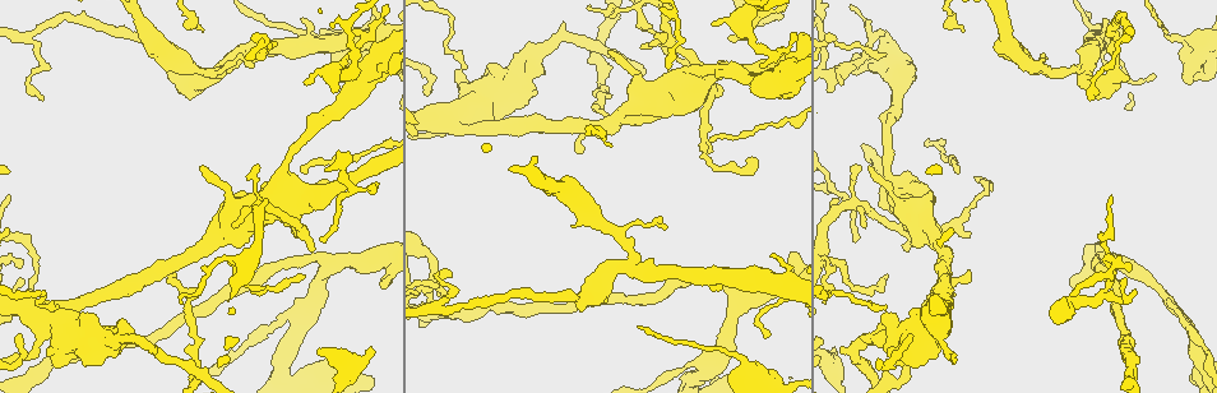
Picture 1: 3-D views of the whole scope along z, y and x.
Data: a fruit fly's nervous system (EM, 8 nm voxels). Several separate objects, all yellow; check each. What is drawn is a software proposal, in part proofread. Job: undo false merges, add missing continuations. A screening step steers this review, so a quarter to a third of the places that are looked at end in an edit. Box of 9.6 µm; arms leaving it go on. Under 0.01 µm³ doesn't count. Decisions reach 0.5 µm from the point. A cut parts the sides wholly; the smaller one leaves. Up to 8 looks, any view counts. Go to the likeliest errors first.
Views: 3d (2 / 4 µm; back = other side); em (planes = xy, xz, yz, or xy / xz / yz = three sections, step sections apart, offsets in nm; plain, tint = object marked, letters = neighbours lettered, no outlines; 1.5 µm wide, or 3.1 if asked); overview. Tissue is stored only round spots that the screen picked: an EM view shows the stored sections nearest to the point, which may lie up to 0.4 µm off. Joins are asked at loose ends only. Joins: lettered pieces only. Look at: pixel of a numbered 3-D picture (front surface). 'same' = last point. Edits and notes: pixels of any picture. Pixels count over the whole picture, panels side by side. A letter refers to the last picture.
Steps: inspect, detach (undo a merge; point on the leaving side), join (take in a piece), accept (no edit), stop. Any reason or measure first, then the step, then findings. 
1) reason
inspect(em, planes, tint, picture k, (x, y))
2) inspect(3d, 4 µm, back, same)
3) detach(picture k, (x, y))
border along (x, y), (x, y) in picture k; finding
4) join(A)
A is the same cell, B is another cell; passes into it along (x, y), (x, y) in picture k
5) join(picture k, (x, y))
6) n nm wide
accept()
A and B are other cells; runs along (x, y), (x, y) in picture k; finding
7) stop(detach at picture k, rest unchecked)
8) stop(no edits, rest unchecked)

branch point
inspect(3d, 4 µm, picture 1, (634, 269))

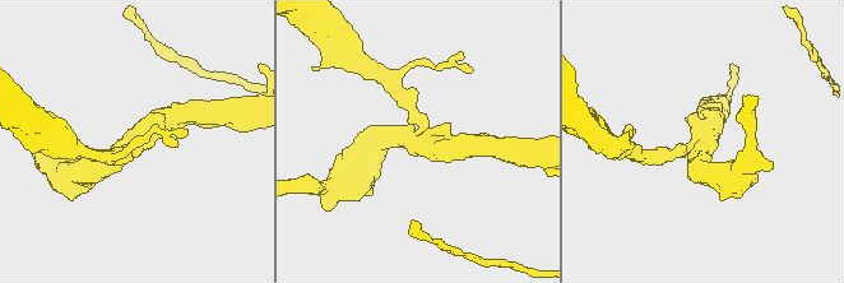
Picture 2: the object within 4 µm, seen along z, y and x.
inspect(em, planes, tint, picture 2, (128, 139))

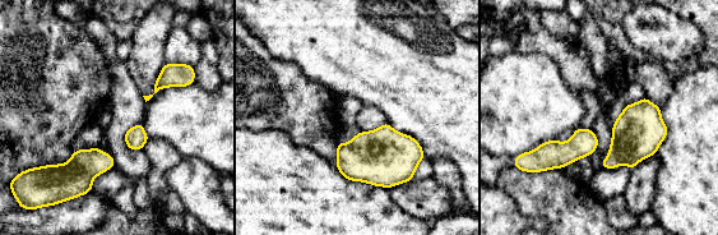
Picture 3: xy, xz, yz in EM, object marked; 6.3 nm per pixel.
inspect(em, planes, letters, same)

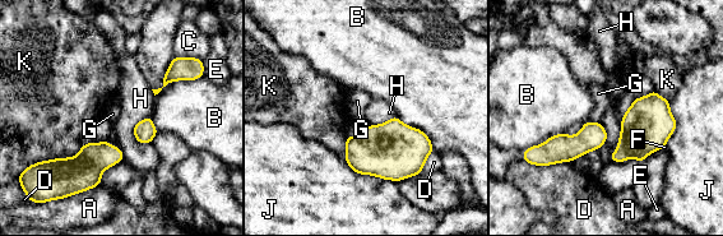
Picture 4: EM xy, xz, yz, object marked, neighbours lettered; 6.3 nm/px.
J touches over 360 nm
accept()
A, B, C, D, E, F, G, H, J and K are other cells; border along (175, 55), (163, 84), (152, 89) in picture 4; continuous, no second cell

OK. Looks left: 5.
sharp bend
inspect(em, planes, letters, picture 1, (358, 190))

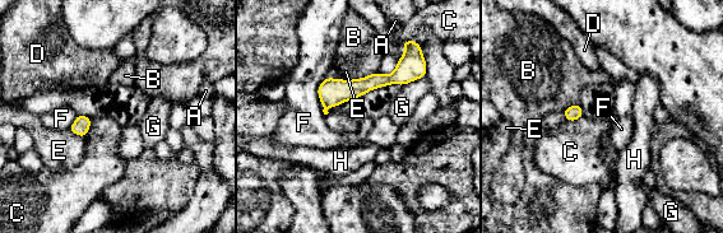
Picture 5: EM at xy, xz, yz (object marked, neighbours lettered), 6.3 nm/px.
accept()
A, B, C, D, E, F, G and H are other cells; continuous, no second cell

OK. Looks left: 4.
branch stops here
inspect(em, planes, tint, picture 1, (969, 233))

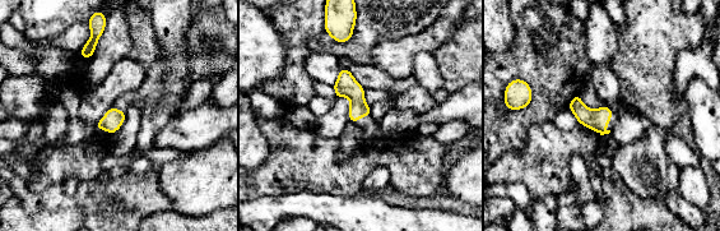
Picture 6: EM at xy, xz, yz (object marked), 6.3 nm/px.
what lies round it
inspect(em, planes, letters, same)

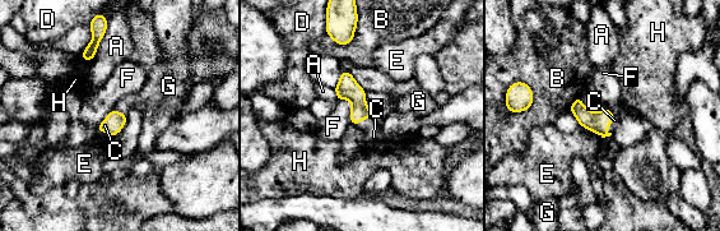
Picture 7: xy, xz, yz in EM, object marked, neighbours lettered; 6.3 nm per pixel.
A touches over 240 nm
join(C)
C is the same cell, A, B, D, E, F, G and H are other cells; passes into it along (595, 121), (609, 125), (614, 120) in picture 7; it goes on there

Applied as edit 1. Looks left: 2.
stop(join at picture 7, rest unchecked)

